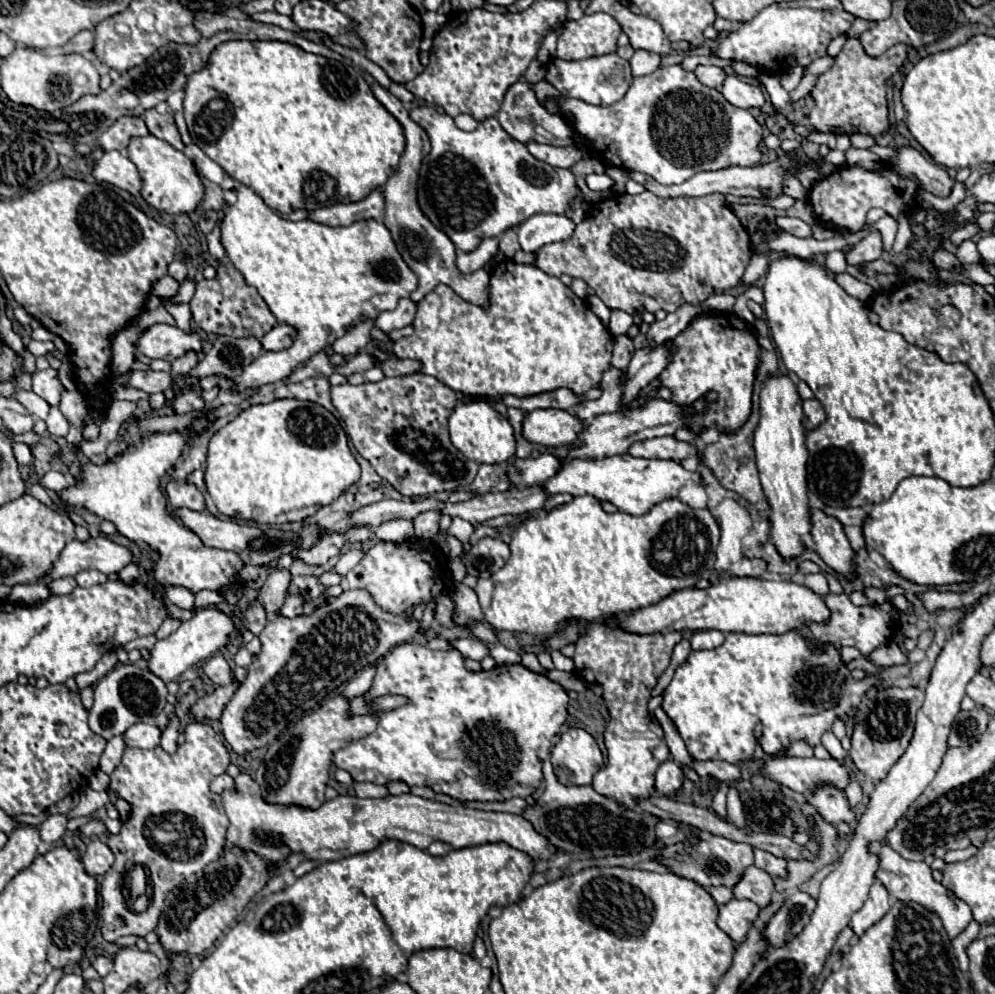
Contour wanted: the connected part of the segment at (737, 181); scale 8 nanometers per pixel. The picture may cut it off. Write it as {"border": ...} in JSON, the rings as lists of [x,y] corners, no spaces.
{"border":[[[780,156],[776,158],[774,162],[768,162],[768,164],[762,164],[762,166],[750,166],[750,168],[744,168],[744,166],[730,166],[730,168],[724,168],[724,170],[716,170],[716,172],[698,172],[696,176],[692,176],[690,180],[682,182],[682,184],[672,184],[672,186],[664,186],[664,184],[658,184],[654,178],[648,178],[646,174],[640,174],[636,170],[626,170],[626,174],[640,182],[646,190],[654,192],[656,196],[660,198],[676,198],[676,196],[706,196],[706,194],[712,194],[712,192],[720,192],[720,194],[734,194],[734,196],[780,196],[782,194],[782,176],[792,170],[794,162],[790,160],[790,156]]]}

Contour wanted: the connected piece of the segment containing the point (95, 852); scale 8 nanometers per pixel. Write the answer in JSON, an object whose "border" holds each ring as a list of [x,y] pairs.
{"border":[[[94,838],[88,846],[86,852],[82,854],[82,862],[86,866],[86,870],[90,874],[102,876],[114,862],[114,854],[112,850],[106,846],[106,842],[102,842],[100,838]]]}

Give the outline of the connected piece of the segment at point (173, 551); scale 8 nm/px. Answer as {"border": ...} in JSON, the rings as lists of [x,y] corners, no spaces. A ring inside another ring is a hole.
{"border":[[[192,426],[184,432],[150,434],[132,452],[120,452],[104,464],[82,464],[80,478],[56,494],[64,504],[70,504],[76,510],[86,508],[90,514],[110,520],[128,540],[142,540],[150,548],[158,550],[160,560],[154,568],[156,580],[162,586],[184,586],[196,594],[204,588],[220,590],[226,584],[234,584],[244,562],[240,562],[240,558],[236,558],[232,552],[204,546],[202,540],[184,524],[180,524],[166,508],[166,494],[160,488],[160,480],[166,476],[166,470],[178,462],[182,450],[194,434],[198,434],[198,430]]]}

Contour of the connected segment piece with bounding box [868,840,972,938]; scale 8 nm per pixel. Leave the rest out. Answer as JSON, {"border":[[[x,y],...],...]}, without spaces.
{"border":[[[874,840],[874,842],[868,844],[868,852],[874,854],[874,856],[878,856],[876,878],[886,886],[886,890],[890,892],[890,896],[894,896],[894,898],[898,898],[898,900],[904,900],[904,902],[912,900],[912,902],[918,902],[918,904],[922,904],[924,908],[932,910],[936,916],[942,918],[944,928],[946,928],[946,932],[948,932],[950,938],[956,938],[956,936],[970,924],[972,912],[970,912],[968,904],[962,902],[960,898],[956,900],[954,894],[952,894],[948,888],[944,888],[940,882],[936,882],[936,880],[932,878],[932,868],[930,868],[926,862],[906,860],[906,858],[902,858],[898,852],[894,852],[888,844],[878,842],[878,840]]]}

